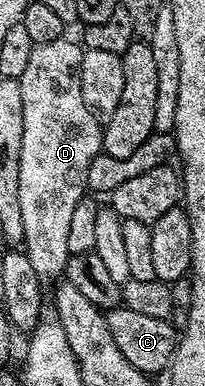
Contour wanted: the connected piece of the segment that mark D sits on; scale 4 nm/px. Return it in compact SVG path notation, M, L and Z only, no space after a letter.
M63 36L48 44L35 46L28 59L28 68L24 68L24 76L18 79L20 100L24 100L24 138L20 140L18 180L20 213L24 219L24 253L28 260L32 260L32 268L36 268L38 277L43 280L58 280L65 275L66 261L72 257L68 248L68 232L72 228L72 216L78 203L87 193L88 164L103 153L103 123L80 92L78 69L83 47L75 39L74 42L69 36Z

